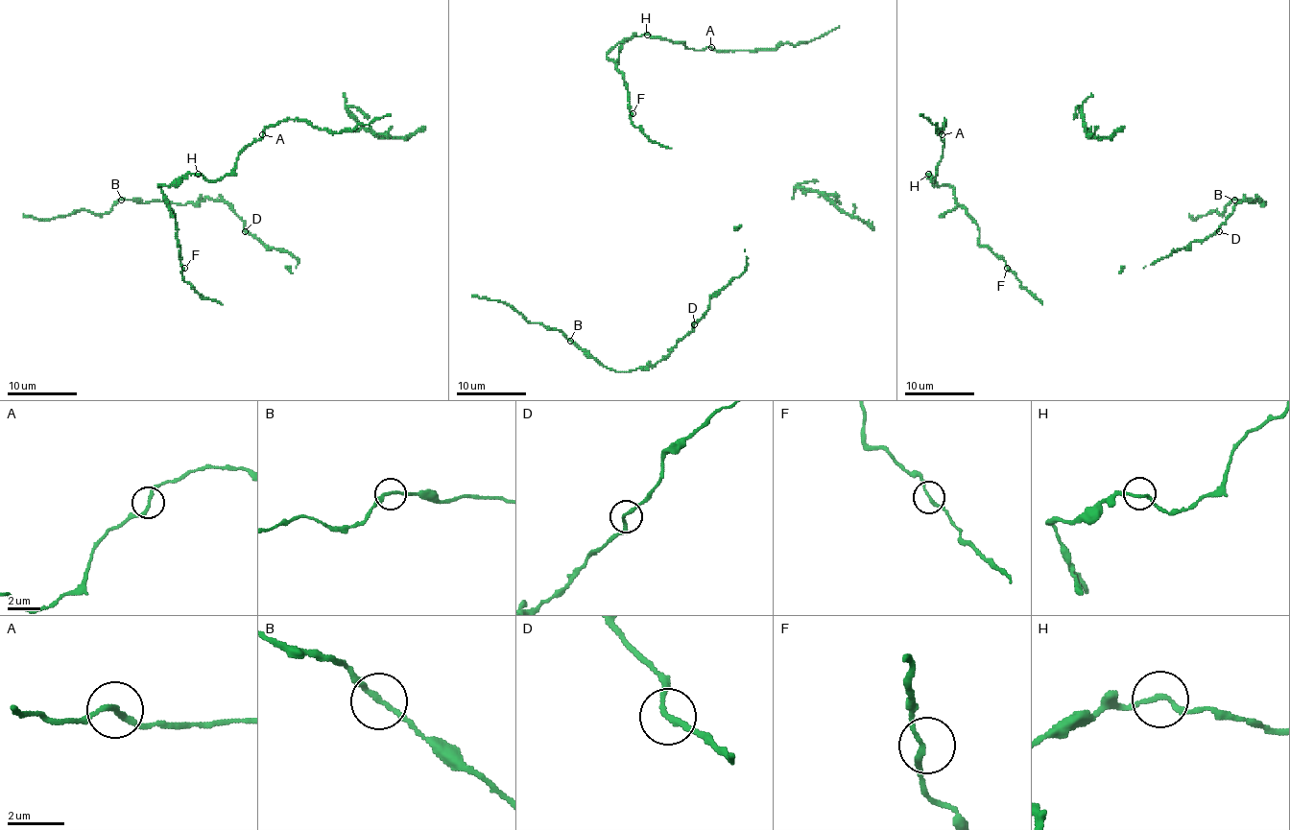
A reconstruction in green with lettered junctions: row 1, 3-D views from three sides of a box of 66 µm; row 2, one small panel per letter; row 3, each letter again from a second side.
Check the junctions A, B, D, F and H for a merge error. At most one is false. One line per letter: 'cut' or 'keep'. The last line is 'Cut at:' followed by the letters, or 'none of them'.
A: keep
B: keep
D: keep
F: keep
H: keep
Cut at: none of them

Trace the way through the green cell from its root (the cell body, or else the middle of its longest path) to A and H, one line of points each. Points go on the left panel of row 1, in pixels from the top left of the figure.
A: (180, 264), (176, 214), (157, 187), (189, 174), (223, 178), (263, 135)
H: (180, 264), (176, 214), (168, 206), (163, 191), (157, 187), (176, 184), (189, 174), (198, 174)

